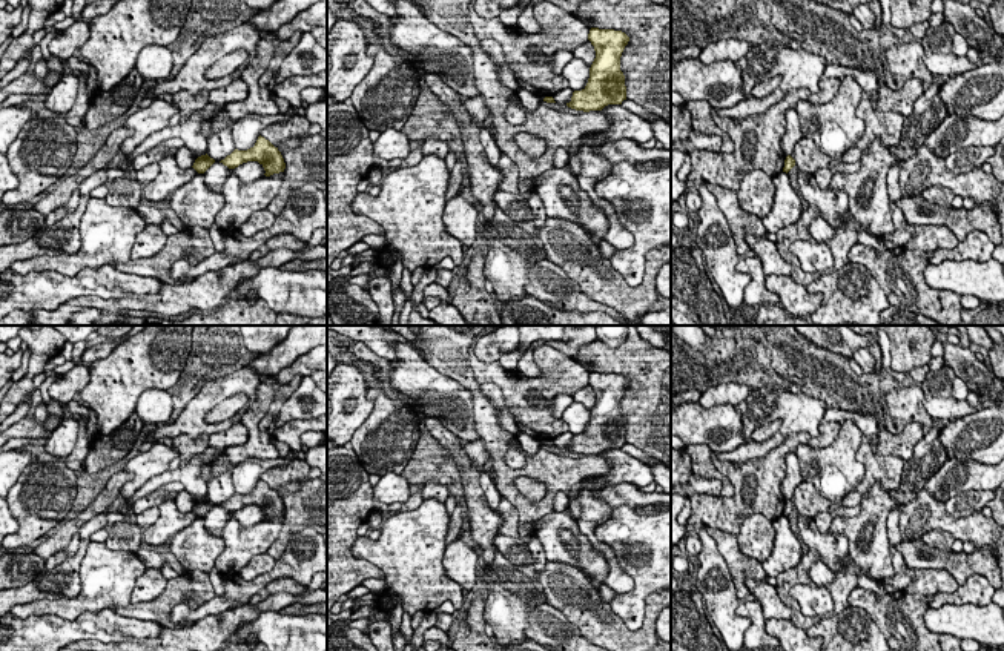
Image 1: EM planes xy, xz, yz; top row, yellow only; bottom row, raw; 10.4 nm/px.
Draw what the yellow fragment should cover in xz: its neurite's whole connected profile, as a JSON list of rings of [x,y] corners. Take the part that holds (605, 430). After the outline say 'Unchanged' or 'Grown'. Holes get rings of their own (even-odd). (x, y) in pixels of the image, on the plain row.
[[[591,372],[588,384],[596,395],[590,422],[582,435],[573,436],[566,450],[590,456],[602,454],[608,448],[622,448],[626,444],[626,430],[620,401],[629,381],[622,375]]]. Unchanged

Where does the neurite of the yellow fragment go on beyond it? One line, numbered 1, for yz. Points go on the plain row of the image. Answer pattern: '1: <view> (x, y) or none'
1: none

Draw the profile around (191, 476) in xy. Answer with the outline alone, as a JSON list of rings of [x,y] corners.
[[[235,422],[229,430],[218,431],[209,436],[209,447],[201,454],[192,458],[184,467],[175,470],[167,470],[158,476],[154,476],[146,482],[129,501],[129,504],[137,502],[143,496],[150,494],[158,490],[161,485],[169,482],[181,482],[184,490],[192,494],[195,499],[206,499],[207,494],[207,481],[203,478],[203,467],[207,464],[216,464],[224,450],[232,445],[243,445],[247,442],[249,431],[243,422]]]

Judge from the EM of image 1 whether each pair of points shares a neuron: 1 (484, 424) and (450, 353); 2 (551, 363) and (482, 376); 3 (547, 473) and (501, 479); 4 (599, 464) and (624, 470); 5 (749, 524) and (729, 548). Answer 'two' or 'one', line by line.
1: one
2: one
3: one
4: two
5: two

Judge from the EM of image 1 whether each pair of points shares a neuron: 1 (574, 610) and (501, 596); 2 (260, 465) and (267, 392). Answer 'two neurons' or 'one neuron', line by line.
1: two neurons
2: two neurons

